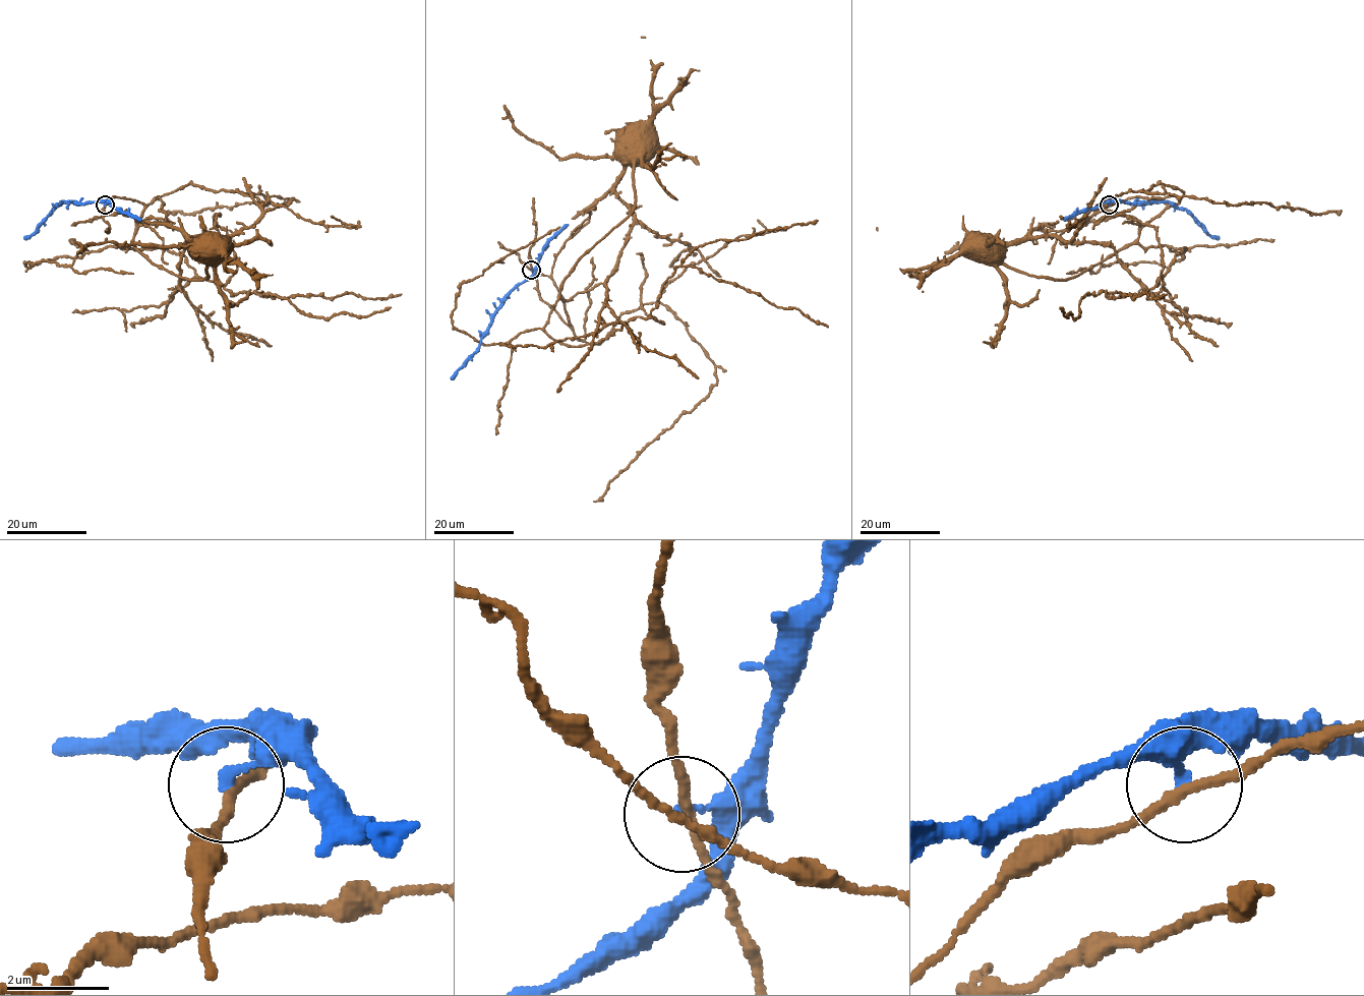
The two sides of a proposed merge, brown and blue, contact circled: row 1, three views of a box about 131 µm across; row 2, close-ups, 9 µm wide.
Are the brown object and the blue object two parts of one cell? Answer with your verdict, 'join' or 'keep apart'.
join

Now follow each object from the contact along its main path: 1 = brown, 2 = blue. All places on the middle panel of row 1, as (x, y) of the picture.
1: (532, 270), (540, 297), (571, 328), (560, 284), (632, 210), (633, 165), (646, 132)
2: (531, 270), (534, 273), (509, 294), (493, 315), (481, 344), (452, 379)

